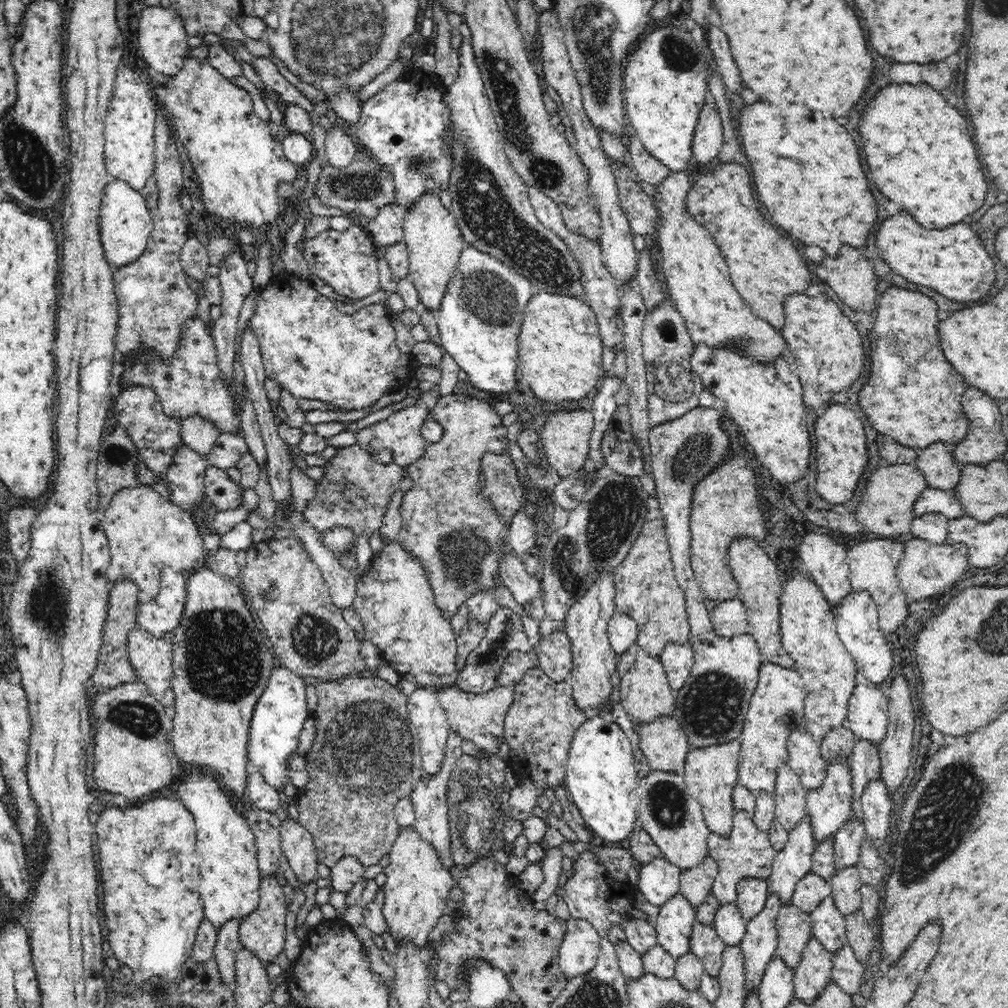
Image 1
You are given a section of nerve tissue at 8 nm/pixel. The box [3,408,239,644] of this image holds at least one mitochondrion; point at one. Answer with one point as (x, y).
(116, 455)

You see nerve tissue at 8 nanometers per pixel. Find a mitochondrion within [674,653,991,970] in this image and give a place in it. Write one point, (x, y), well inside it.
(712, 706)

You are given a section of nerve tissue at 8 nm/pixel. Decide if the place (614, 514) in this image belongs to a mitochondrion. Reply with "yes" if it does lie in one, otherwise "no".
yes

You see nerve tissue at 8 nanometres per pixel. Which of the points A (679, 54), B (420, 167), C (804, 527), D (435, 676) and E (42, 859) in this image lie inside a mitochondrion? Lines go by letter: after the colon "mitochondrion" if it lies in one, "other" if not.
A: mitochondrion
B: mitochondrion
C: other
D: other
E: other

